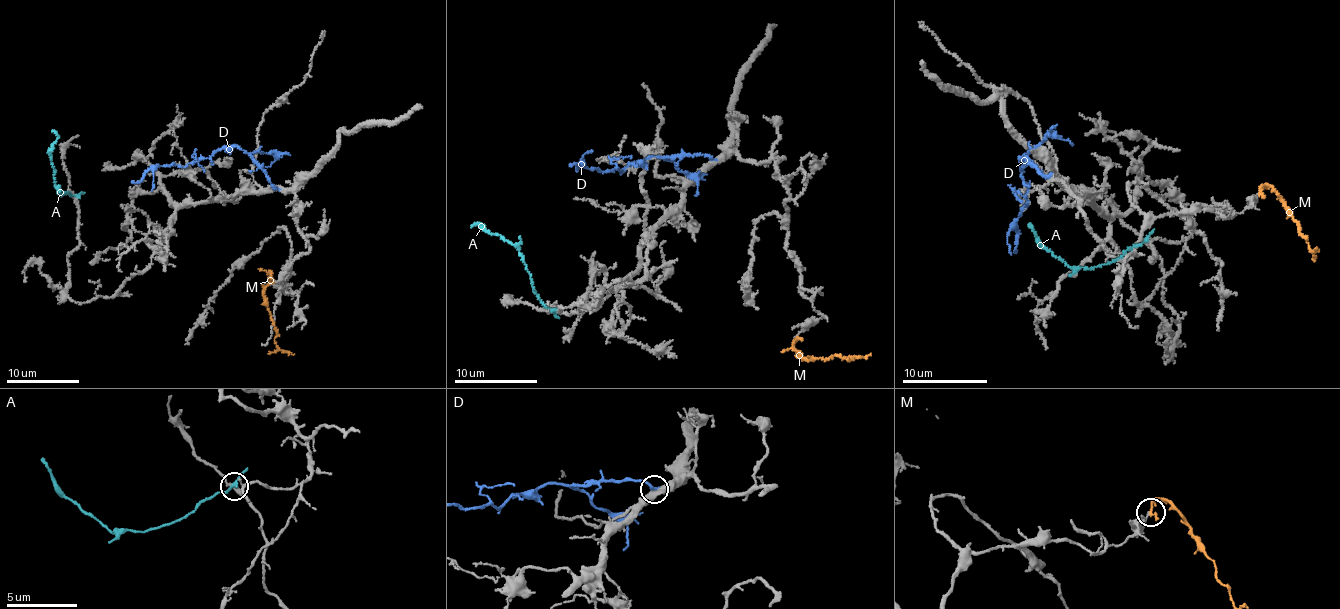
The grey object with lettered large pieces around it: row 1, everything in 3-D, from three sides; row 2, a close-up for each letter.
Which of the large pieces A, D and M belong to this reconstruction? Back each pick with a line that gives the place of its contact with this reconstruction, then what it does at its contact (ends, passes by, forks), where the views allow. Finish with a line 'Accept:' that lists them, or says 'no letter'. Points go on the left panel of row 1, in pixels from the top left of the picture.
D: (277, 188) | it ends
Accept: D

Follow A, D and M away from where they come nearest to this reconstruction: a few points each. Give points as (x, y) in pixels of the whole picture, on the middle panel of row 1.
A: (551, 308), (537, 299), (523, 255), (513, 245), (480, 225), (471, 227)
D: (713, 159), (707, 156), (654, 156), (638, 160), (620, 170), (582, 167), (577, 163), (569, 166)
M: (796, 338), (792, 348), (807, 359), (836, 354), (865, 358), (871, 353)

